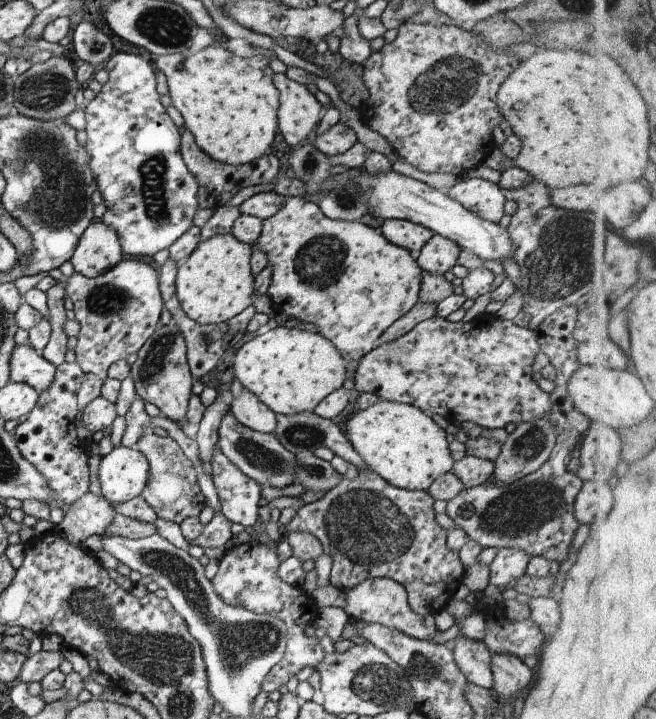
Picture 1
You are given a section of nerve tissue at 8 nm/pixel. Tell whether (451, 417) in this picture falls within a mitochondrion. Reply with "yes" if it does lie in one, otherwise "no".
no

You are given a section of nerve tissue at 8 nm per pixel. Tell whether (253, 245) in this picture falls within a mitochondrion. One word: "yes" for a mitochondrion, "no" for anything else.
no

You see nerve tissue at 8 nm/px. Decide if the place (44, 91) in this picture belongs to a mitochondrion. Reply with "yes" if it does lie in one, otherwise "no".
yes

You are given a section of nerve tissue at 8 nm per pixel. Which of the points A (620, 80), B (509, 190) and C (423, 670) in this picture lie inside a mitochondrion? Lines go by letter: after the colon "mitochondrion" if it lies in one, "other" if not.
A: other
B: other
C: mitochondrion

